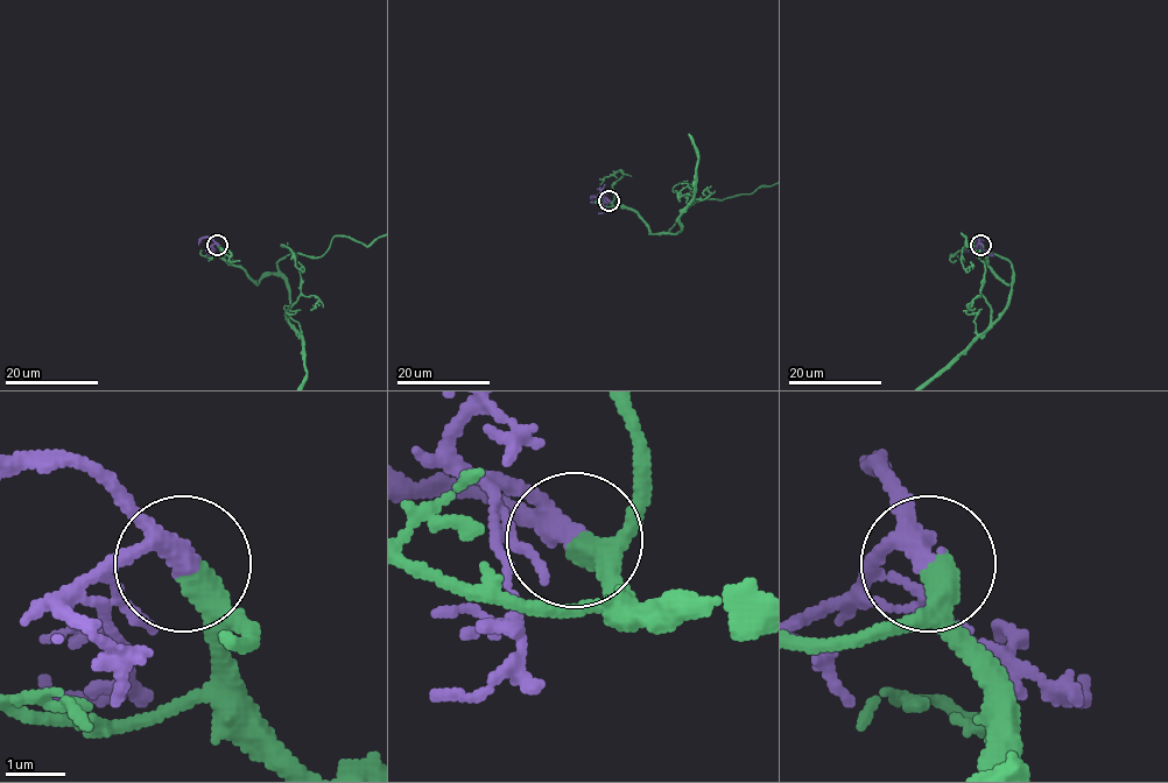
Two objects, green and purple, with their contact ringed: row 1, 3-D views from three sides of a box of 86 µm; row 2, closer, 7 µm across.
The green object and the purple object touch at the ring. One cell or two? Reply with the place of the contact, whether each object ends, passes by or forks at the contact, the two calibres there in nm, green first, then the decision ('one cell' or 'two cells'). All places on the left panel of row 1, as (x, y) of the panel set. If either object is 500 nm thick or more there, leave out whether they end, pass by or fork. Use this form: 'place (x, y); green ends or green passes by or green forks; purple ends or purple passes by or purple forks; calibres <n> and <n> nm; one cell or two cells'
place (217, 245); green ends; purple passes by; calibres 480 and 300 nm; one cell

